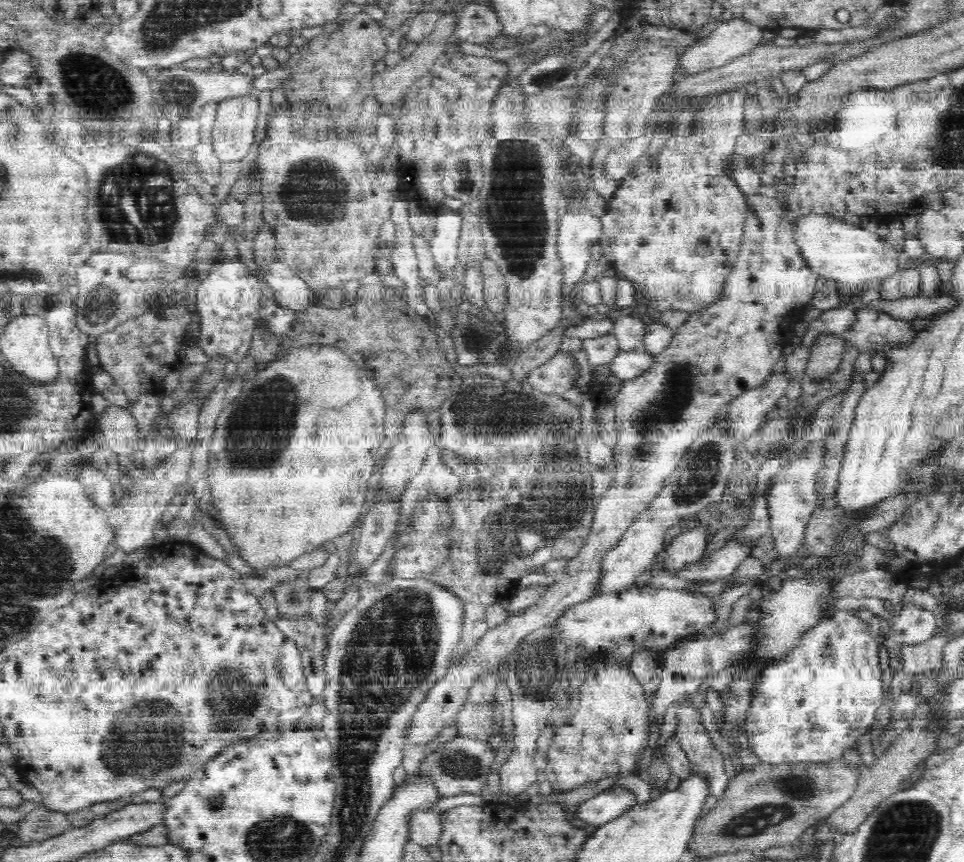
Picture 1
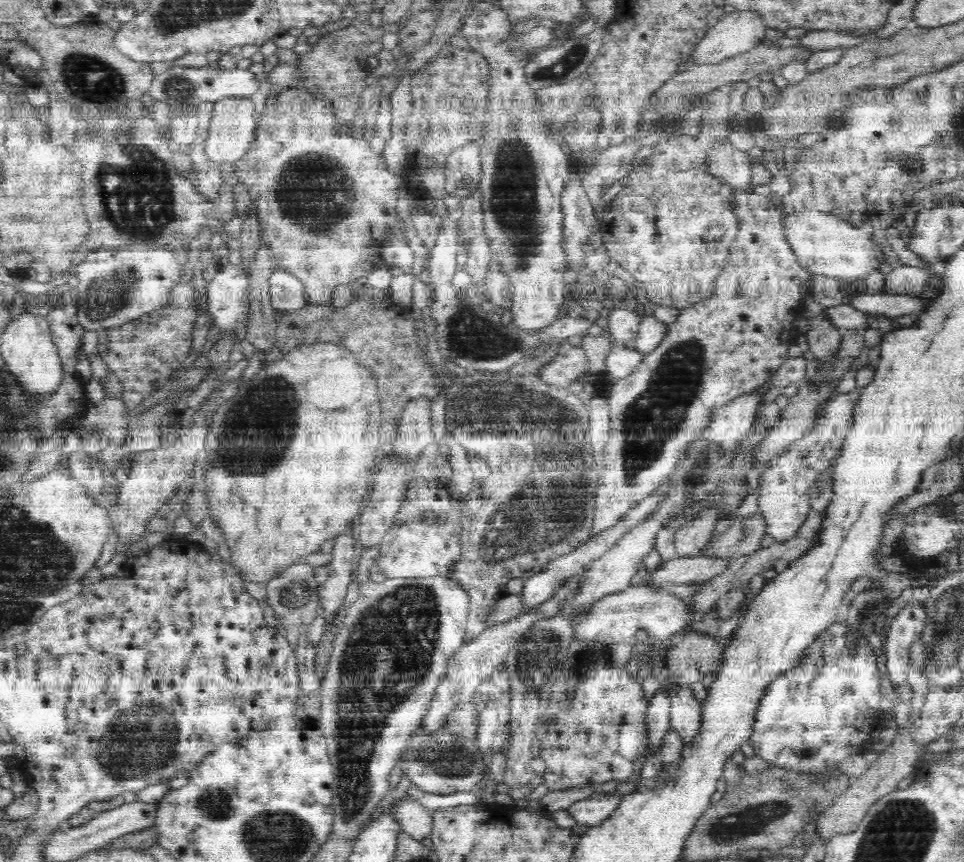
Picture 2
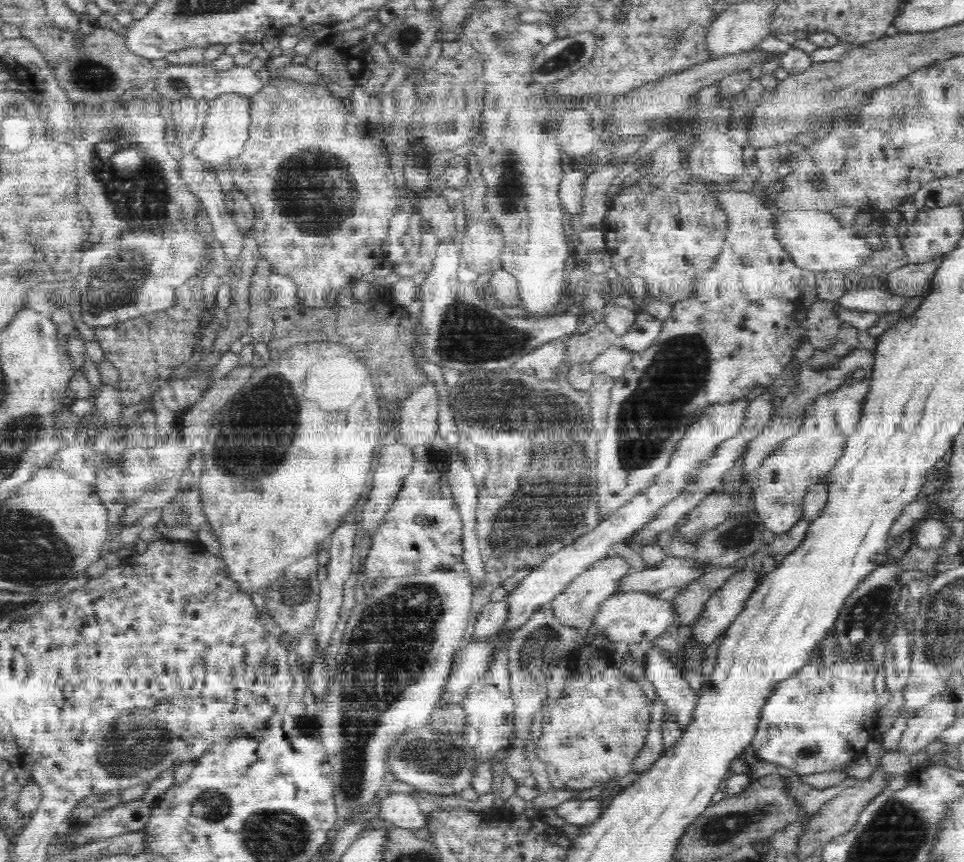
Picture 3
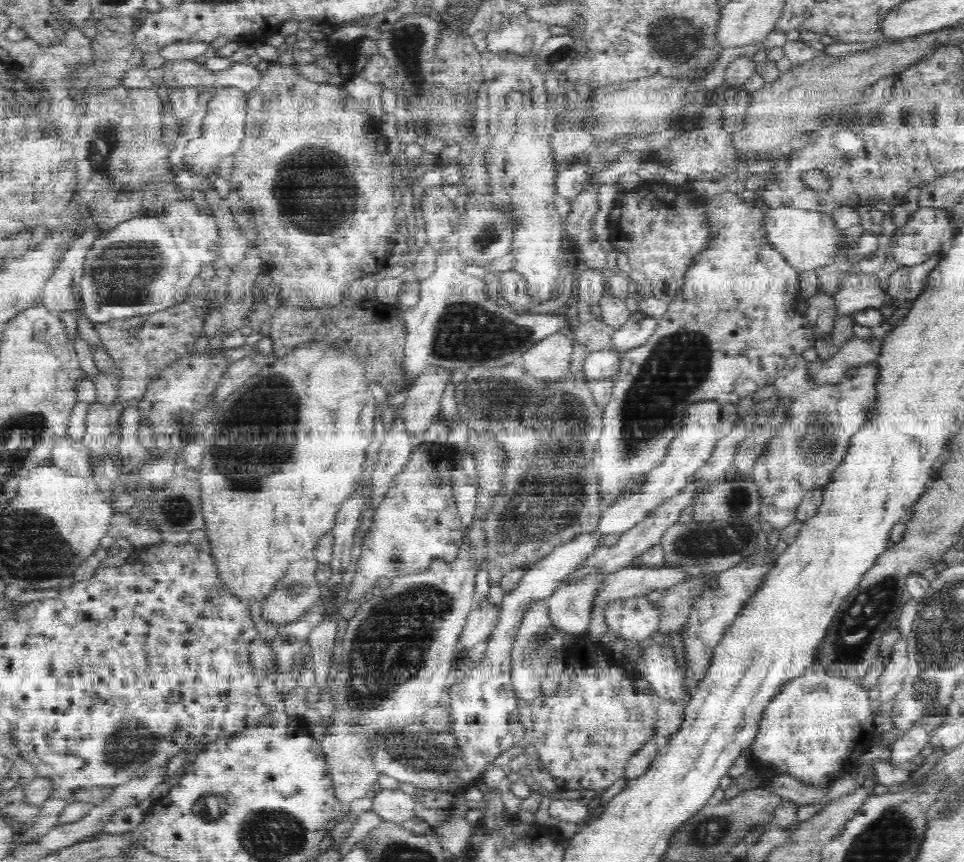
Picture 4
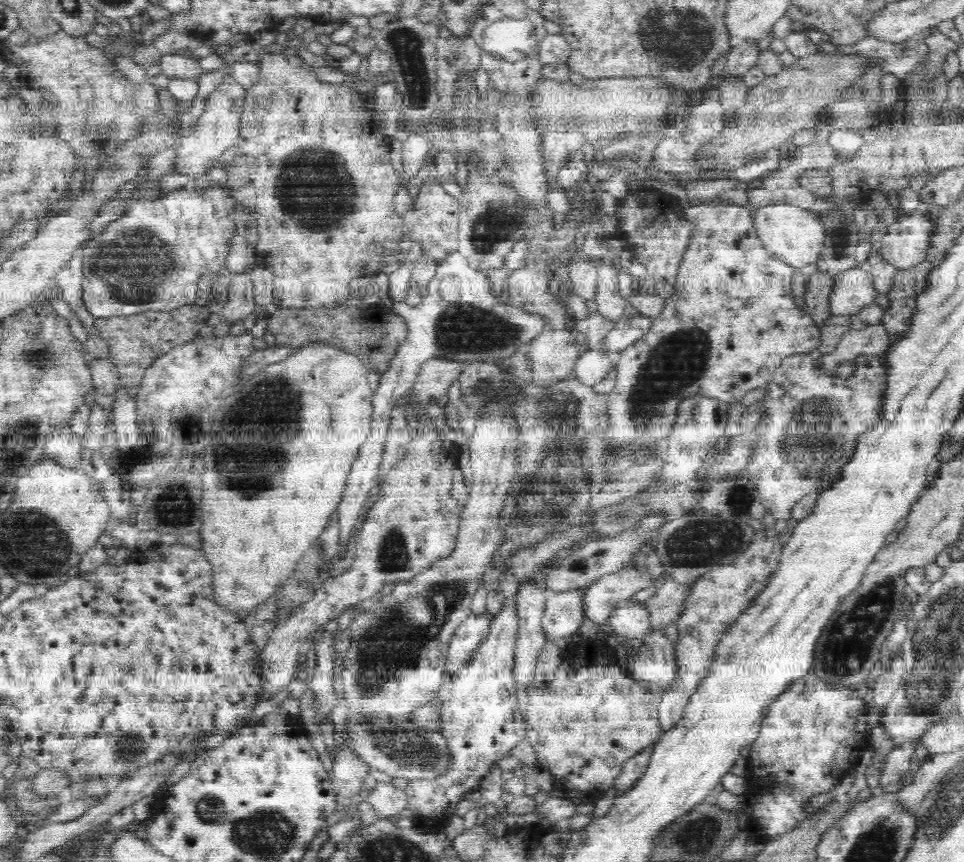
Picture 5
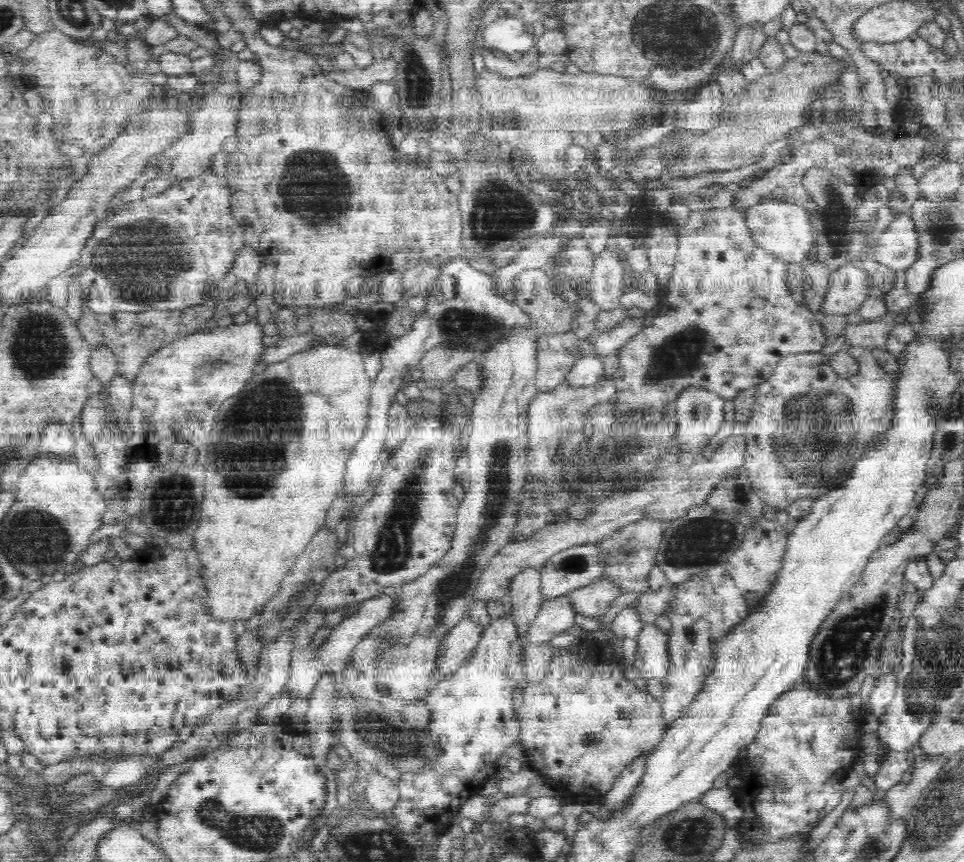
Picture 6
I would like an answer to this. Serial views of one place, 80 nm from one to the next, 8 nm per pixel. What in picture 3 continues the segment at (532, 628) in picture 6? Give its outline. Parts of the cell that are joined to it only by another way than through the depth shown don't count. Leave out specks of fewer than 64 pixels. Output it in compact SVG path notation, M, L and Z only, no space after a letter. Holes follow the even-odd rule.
M618 557L609 561L594 563L587 572L574 578L564 590L560 591L558 596L550 600L552 615L558 619L558 623L572 627L572 629L585 634L593 624L593 620L598 614L599 606L604 600L612 596L612 592L616 588L616 580L627 574L629 567L629 564L624 559L618 559Z

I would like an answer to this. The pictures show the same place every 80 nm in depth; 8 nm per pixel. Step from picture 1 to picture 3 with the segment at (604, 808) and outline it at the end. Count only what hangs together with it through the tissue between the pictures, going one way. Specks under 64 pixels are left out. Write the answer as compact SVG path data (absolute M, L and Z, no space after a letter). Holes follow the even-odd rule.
M573 798L558 804L554 807L554 812L566 823L584 827L599 818L600 813L604 811L601 805L597 798L590 800Z

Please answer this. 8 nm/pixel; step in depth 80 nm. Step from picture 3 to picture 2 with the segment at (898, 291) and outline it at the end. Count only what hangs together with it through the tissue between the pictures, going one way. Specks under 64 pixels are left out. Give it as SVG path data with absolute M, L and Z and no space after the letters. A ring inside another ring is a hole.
M944 259L936 260L928 267L901 265L893 268L886 276L886 293L920 297L930 286L930 279L944 270Z

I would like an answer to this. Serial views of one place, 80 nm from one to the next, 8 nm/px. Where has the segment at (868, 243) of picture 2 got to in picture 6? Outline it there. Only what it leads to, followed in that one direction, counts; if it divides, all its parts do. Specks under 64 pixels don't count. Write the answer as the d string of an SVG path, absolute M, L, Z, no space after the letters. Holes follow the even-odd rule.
M762 198L760 202L746 206L740 212L752 240L756 241L761 249L780 257L786 263L806 261L815 234L814 226L810 226L808 220L811 218L809 212L803 207L776 198Z

